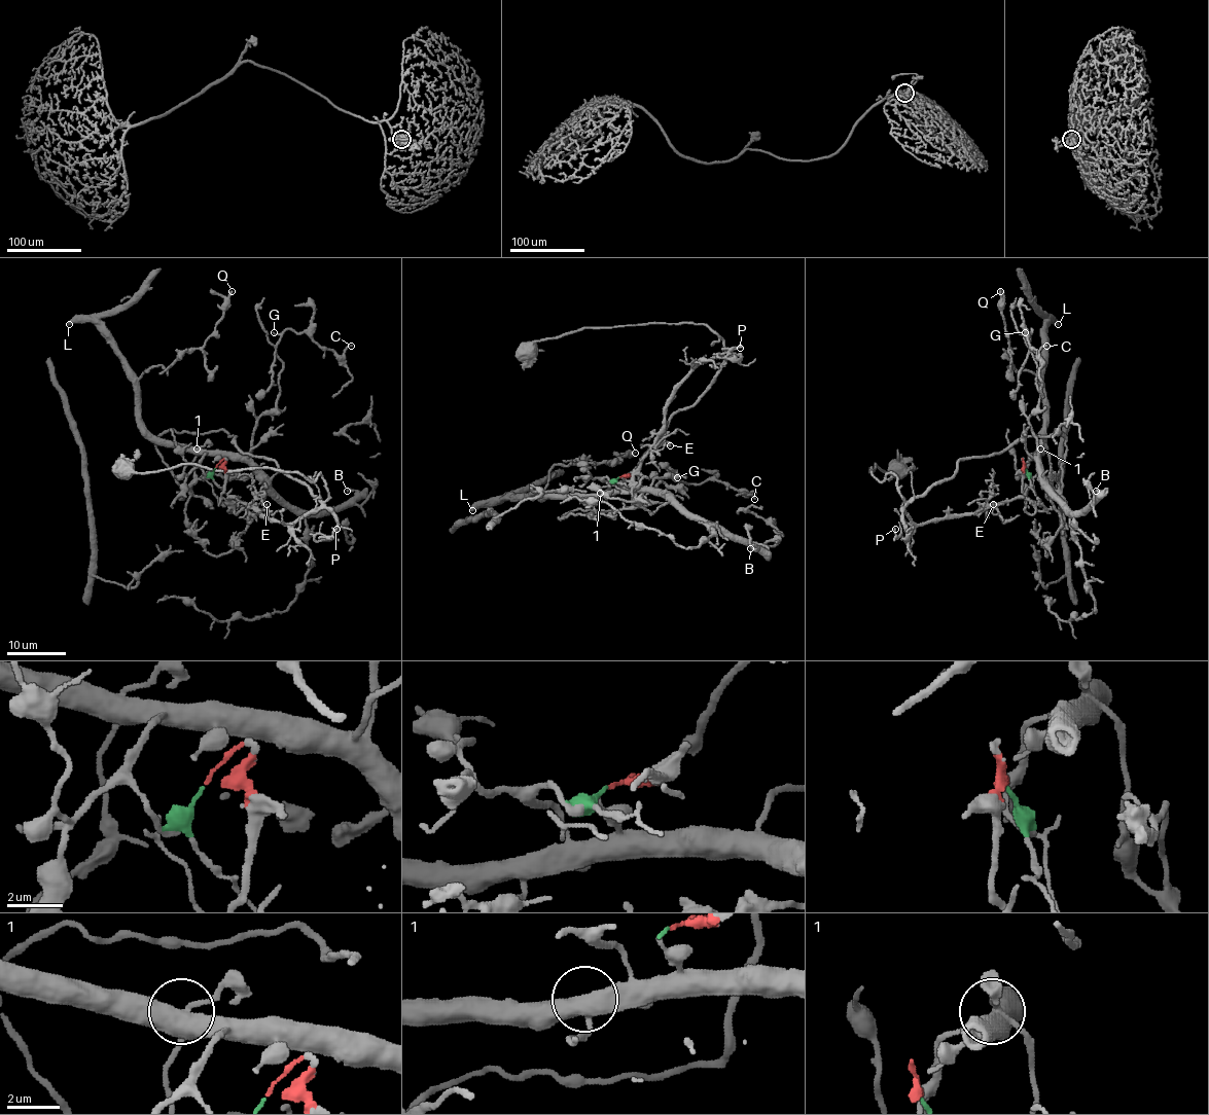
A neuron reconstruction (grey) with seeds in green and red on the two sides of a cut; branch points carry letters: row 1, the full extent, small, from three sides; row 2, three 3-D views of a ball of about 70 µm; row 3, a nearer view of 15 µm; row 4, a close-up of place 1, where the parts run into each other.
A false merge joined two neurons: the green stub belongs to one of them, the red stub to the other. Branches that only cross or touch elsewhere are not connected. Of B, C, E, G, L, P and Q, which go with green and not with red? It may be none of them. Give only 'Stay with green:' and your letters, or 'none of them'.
Stay with green: B, C, G, L, Q

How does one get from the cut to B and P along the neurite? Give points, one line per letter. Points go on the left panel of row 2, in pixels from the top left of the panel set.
B: (214, 468), (205, 473), (203, 456), (244, 460), (289, 504), (309, 512), (344, 506), (354, 496), (347, 491)
P: (216, 468), (224, 470), (226, 499), (292, 524), (326, 507), (336, 531), (323, 538), (336, 528)

